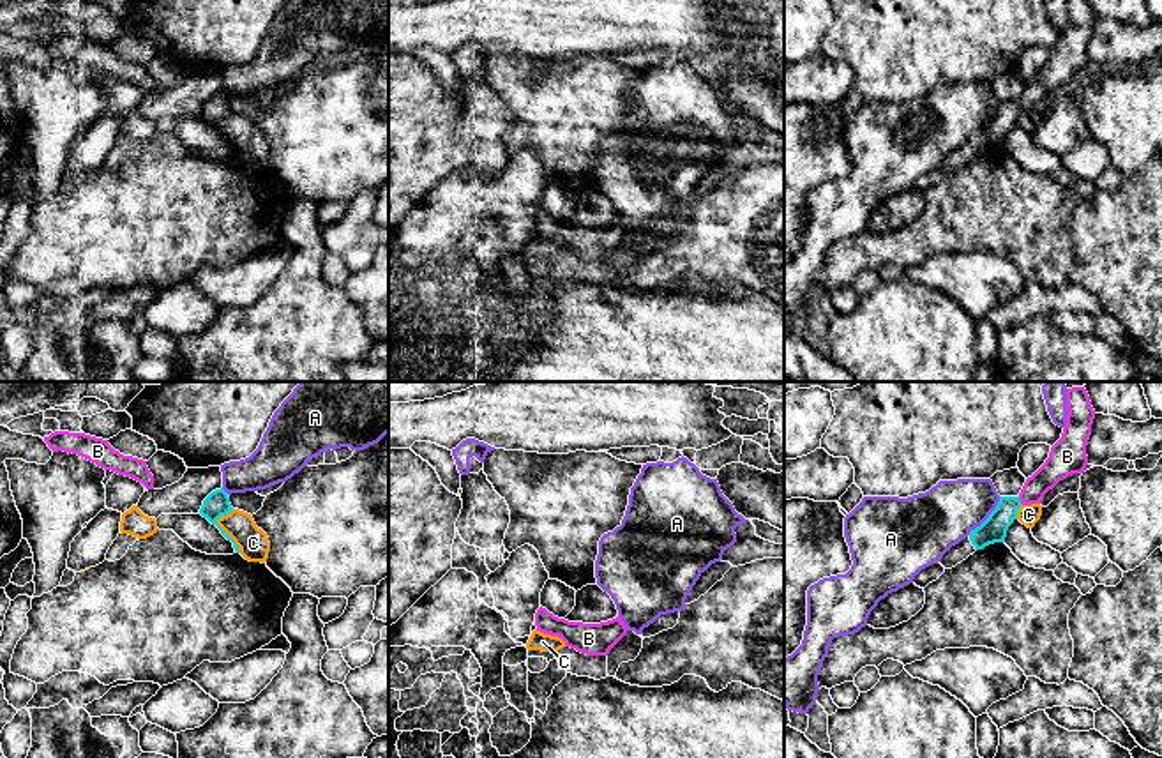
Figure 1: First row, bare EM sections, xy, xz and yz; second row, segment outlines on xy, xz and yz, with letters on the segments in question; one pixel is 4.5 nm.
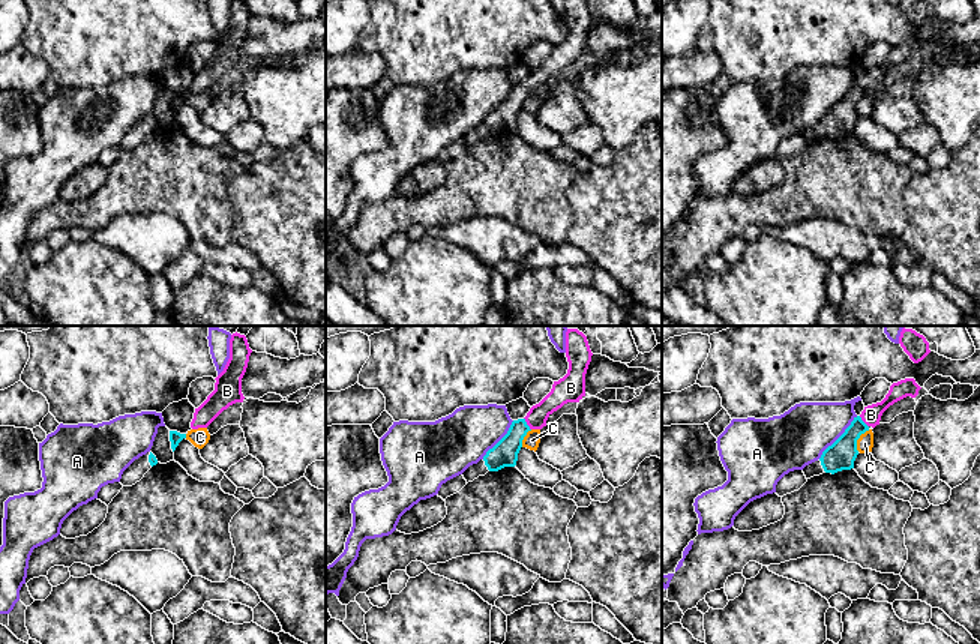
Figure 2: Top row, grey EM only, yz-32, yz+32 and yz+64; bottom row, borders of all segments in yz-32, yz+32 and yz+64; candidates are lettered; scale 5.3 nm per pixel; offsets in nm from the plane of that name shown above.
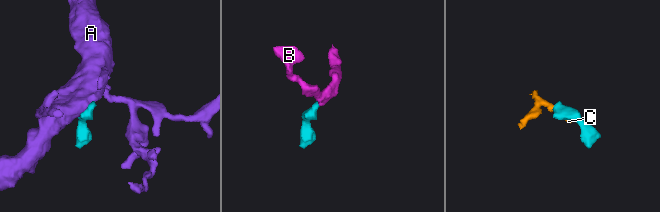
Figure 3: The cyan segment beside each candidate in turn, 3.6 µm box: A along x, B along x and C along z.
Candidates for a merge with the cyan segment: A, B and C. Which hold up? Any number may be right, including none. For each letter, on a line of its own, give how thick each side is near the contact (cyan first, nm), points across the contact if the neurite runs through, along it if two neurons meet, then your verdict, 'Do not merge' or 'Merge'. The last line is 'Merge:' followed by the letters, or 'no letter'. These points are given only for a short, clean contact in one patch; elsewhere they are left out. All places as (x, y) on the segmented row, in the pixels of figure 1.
A: Thickness 110 nm (cyan) against 280 nm. Boundary: yz (1000, 497), (995, 509), (968, 534). Do not merge
B: Thickness 110 nm (cyan) against 130 nm. Path across: yz (995, 527), (1019, 500), (1060, 463). Merge
C: Thickness 110 nm (cyan) against 140 nm. Boundary: xy (232, 509), (218, 520), (218, 525), (241, 552). Do not merge
Merge: B

